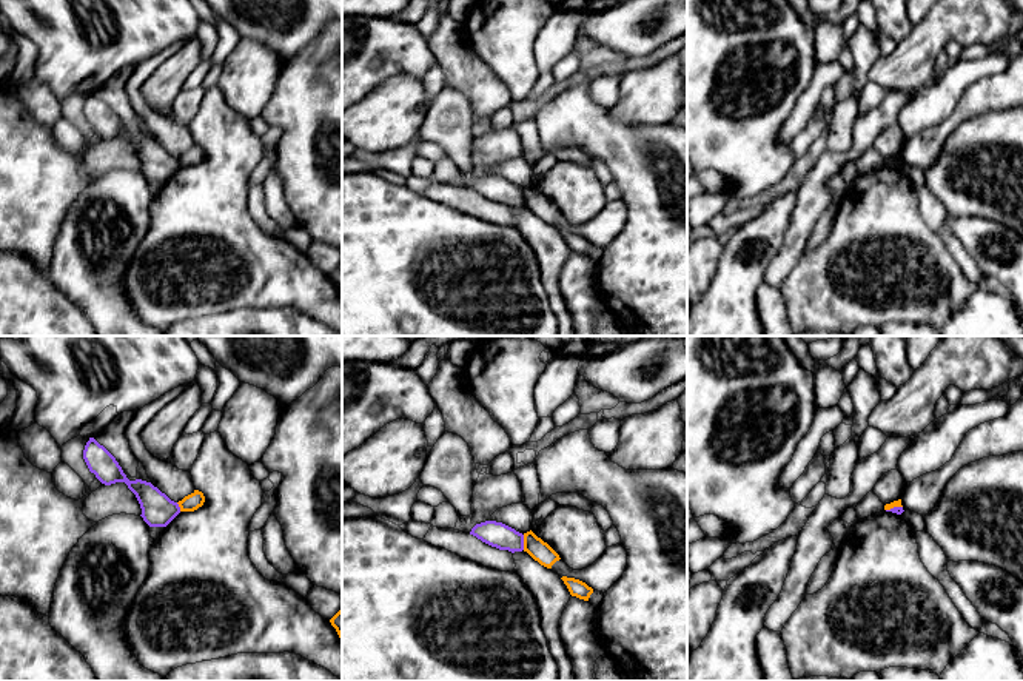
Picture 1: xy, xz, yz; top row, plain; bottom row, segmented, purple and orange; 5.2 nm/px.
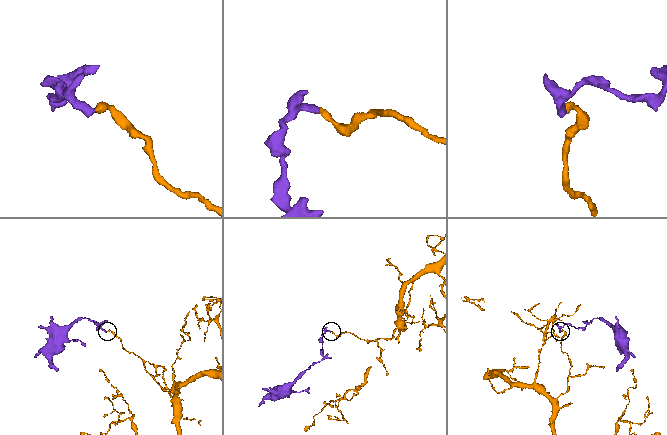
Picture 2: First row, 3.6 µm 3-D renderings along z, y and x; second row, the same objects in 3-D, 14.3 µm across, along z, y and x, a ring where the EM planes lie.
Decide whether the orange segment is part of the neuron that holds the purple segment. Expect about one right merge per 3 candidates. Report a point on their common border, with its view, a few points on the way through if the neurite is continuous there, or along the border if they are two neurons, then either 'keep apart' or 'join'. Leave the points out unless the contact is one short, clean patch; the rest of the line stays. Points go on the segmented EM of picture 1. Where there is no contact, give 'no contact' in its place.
contact xz (523, 543); border xz (523, 535), (524, 549); keep apart

